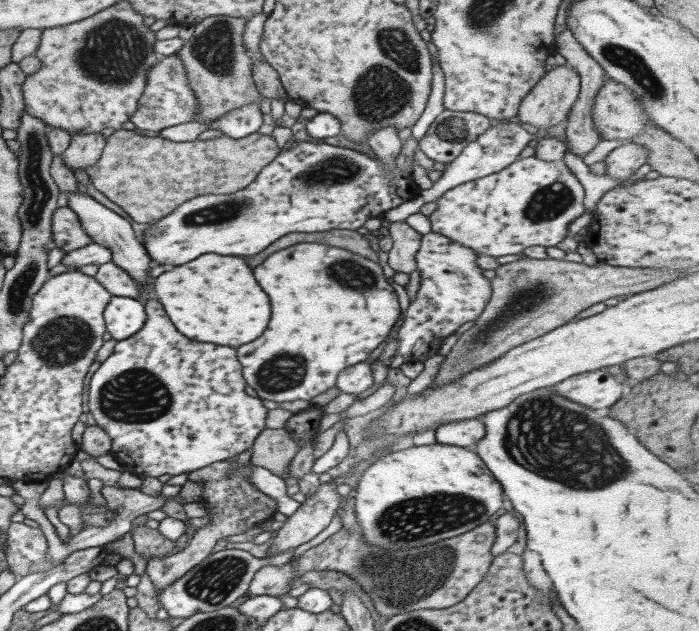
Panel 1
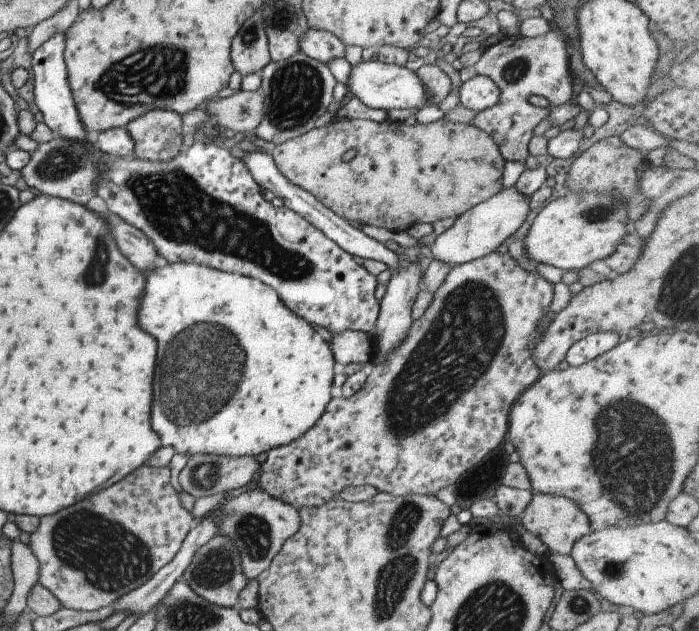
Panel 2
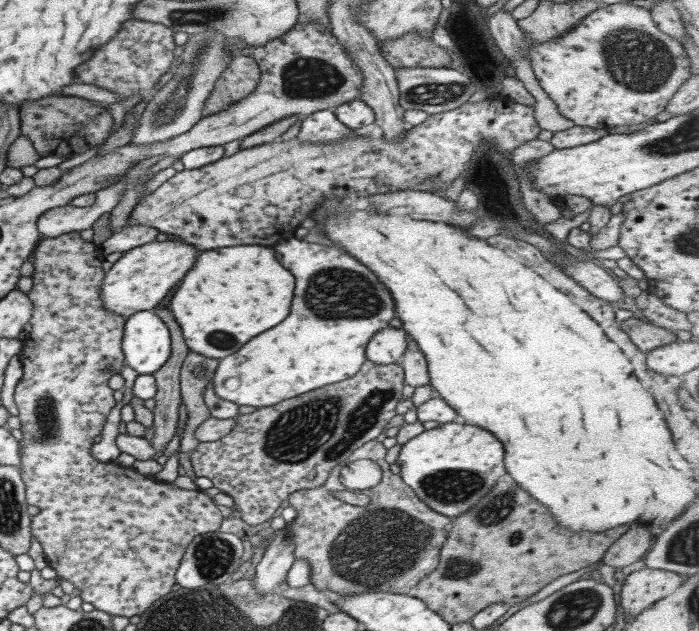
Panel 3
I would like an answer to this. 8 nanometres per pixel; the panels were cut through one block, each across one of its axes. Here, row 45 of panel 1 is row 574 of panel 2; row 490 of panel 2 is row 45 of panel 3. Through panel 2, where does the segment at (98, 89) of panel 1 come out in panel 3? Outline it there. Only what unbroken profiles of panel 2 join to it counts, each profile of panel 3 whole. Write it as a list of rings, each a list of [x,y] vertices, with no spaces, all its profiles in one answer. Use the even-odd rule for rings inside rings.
[[[127,20],[123,28],[111,38],[111,42],[93,50],[85,64],[75,66],[75,80],[83,84],[94,84],[119,97],[139,96],[141,101],[148,103],[156,93],[157,80],[165,74],[173,63],[173,32],[154,22]]]

